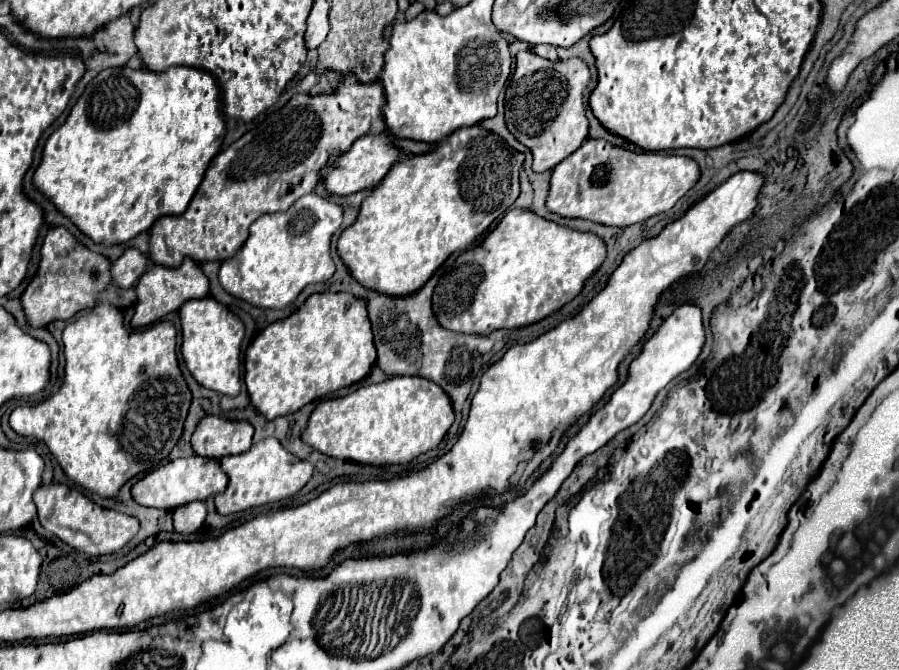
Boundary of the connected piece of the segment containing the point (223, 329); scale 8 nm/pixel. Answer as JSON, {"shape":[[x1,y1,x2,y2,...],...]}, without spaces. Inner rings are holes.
{"shape":[[214,298,188,300,180,306,182,322,182,358,194,380,214,392,236,396,240,392,240,344,244,338,244,326,224,304]]}

